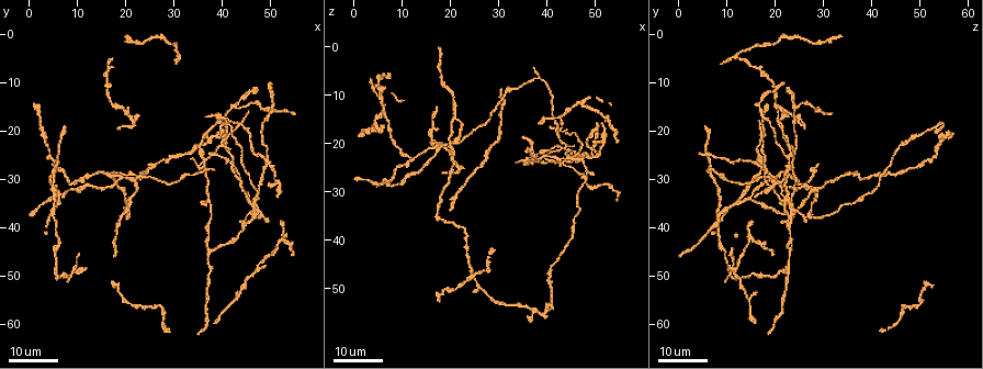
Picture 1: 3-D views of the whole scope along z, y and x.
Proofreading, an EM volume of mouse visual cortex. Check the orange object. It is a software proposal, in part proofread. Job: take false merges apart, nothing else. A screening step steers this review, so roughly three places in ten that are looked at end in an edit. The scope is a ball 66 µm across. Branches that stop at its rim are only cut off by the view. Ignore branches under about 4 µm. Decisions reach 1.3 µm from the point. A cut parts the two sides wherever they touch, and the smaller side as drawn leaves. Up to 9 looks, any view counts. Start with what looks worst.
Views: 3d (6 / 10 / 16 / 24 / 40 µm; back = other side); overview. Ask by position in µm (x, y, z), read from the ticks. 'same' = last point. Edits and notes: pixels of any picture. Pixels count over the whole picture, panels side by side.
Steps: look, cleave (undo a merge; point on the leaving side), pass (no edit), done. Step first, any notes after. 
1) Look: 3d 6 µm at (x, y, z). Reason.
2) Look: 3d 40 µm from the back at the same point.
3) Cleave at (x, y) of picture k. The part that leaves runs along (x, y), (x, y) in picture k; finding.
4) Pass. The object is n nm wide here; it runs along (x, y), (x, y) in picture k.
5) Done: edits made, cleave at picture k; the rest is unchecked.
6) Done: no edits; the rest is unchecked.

Look: 3d 24 µm at (42.5, 15.0, 24.0). Three-way junction.

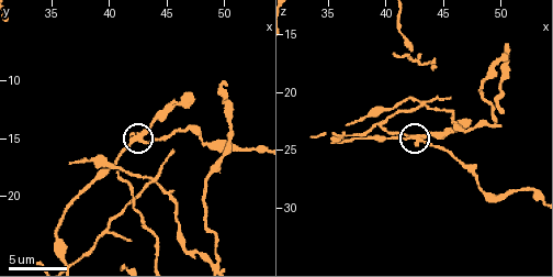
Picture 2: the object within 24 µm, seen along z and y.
Look: 3d 6 µm at (42.8, 15.0, 24.2).

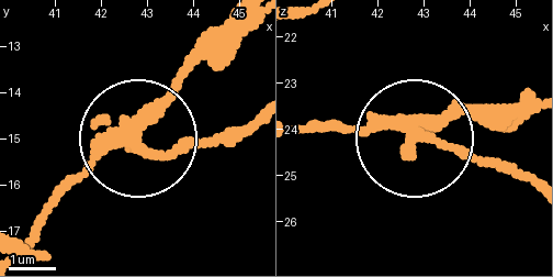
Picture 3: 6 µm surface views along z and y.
Cleave at (185, 140) of picture 3. The side arm is 6 µm long; 3 arms meet here; a second neuron is stuck on.

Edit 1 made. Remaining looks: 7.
Look: overview.

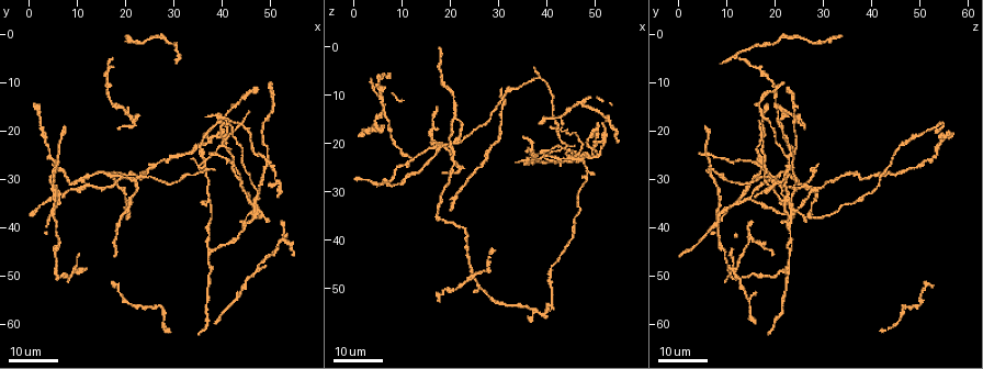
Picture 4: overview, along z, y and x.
Look: 3d 24 µm at (19.0, 29.5, 20.0). Two arms in line, one across.

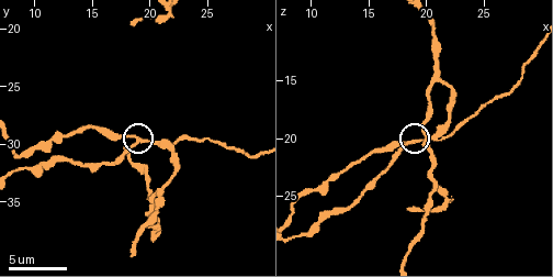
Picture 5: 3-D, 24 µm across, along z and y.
Look: 3d 10 µm at (19.0, 29.6, 20.4). Zoom in.

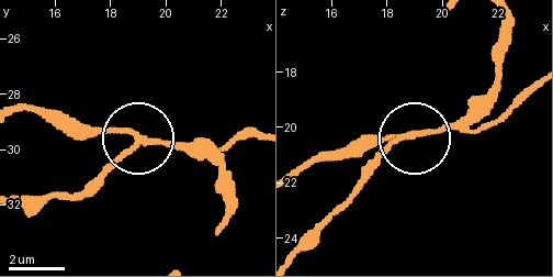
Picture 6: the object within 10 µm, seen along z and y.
Pass. The object is 170 nm wide here; all the same neuron.

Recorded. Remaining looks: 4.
Look: 3d 16 µm at (21.0, 34.0, 14.6).

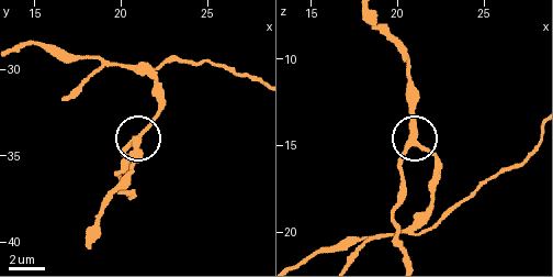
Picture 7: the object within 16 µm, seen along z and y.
Pass. It runs along (403, 255), (394, 207), (398, 172), (416, 135), (416, 88) in picture 7; all the same neuron.

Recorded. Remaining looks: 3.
Look: 3d 16 µm at (44.5, 40.0, 23.0). Sudden change in width.

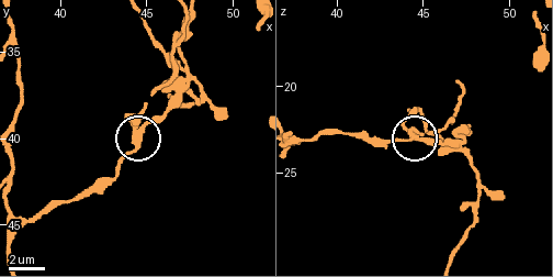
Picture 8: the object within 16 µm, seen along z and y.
Look: 3d 6 µm at (44.6, 40.0, 22.8). Zoom in.

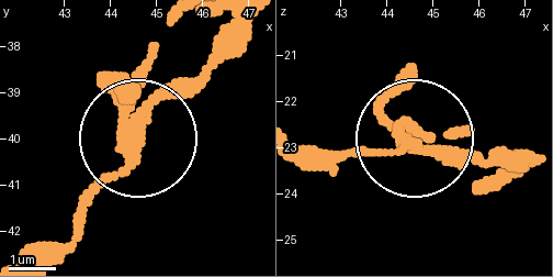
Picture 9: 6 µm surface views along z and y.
Cleave at (121, 85) of picture 9. The part that leaves runs along (394, 131), (453, 131) in picture 9; a second neuron is stuck on.

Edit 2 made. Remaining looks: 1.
Done: edits made, cleave at picture 3, cleave at picture 9; the rest is unchecked.

